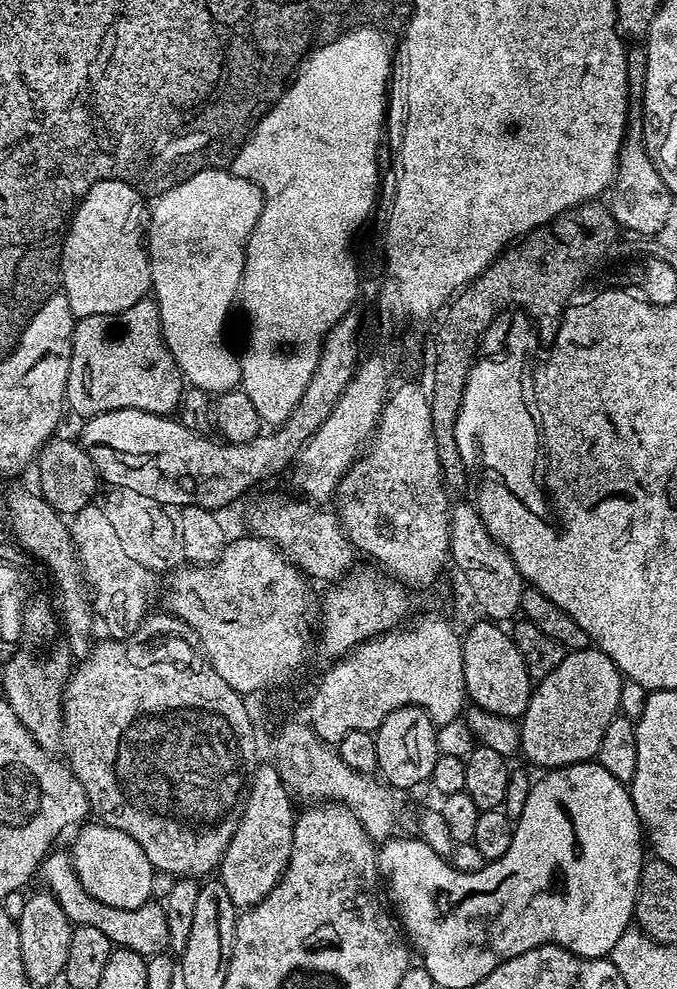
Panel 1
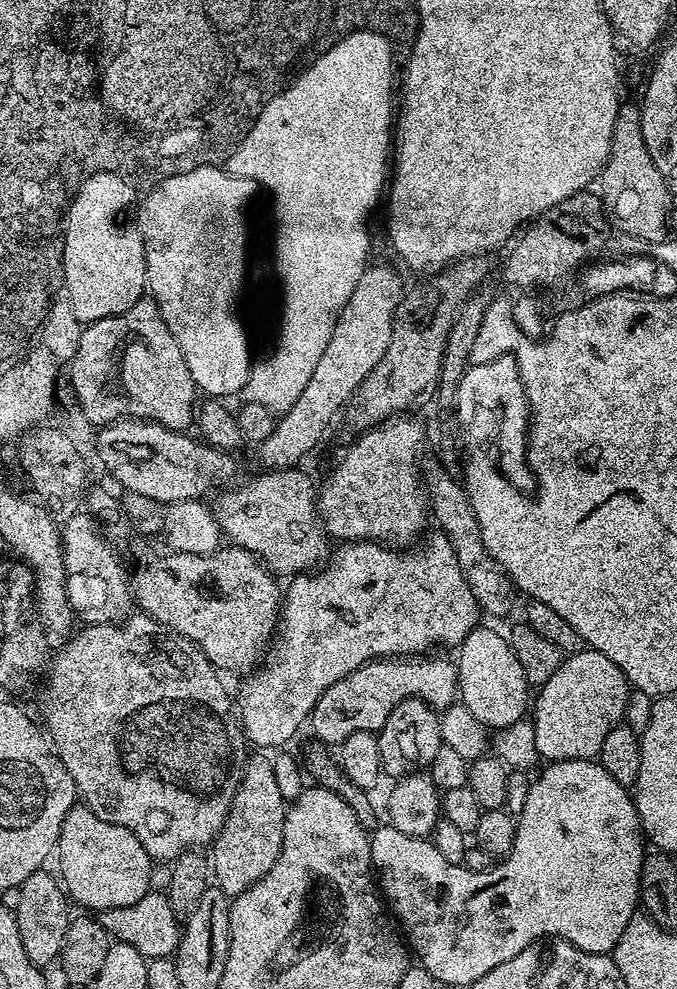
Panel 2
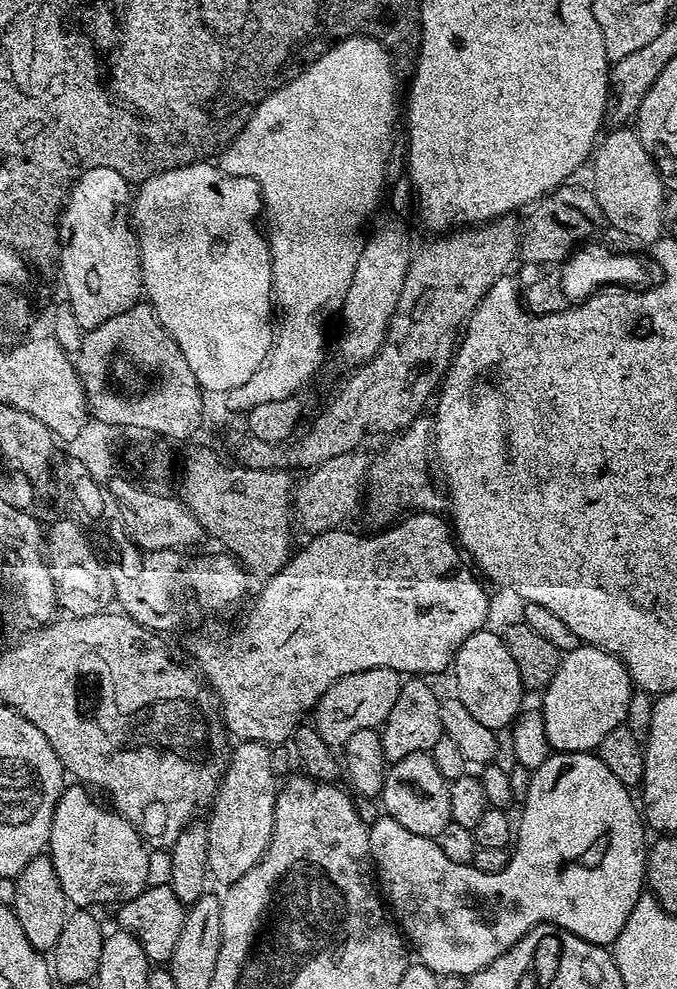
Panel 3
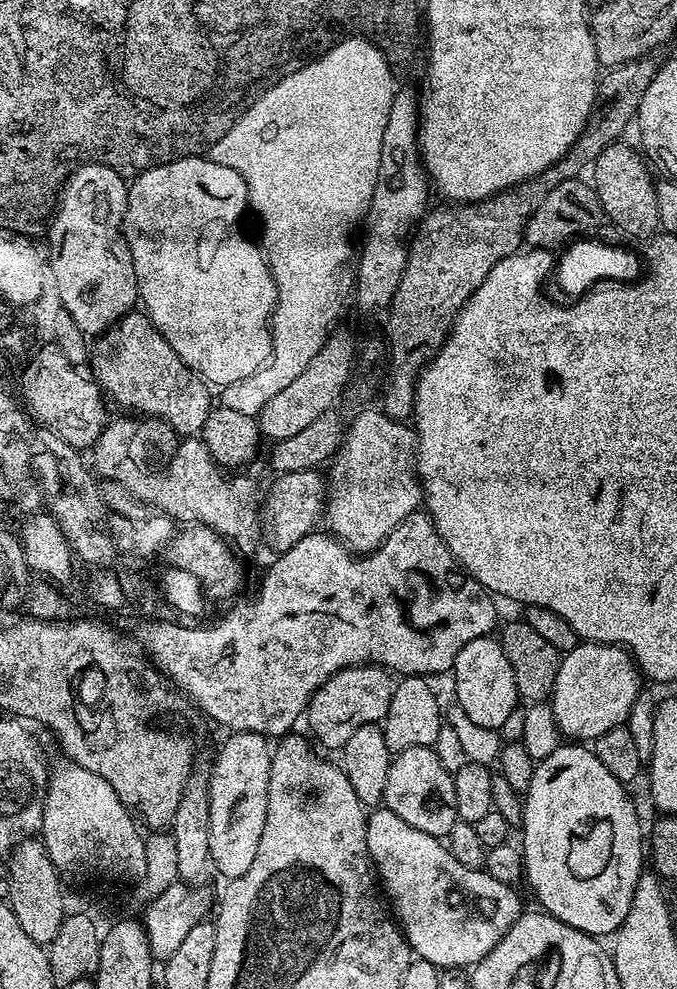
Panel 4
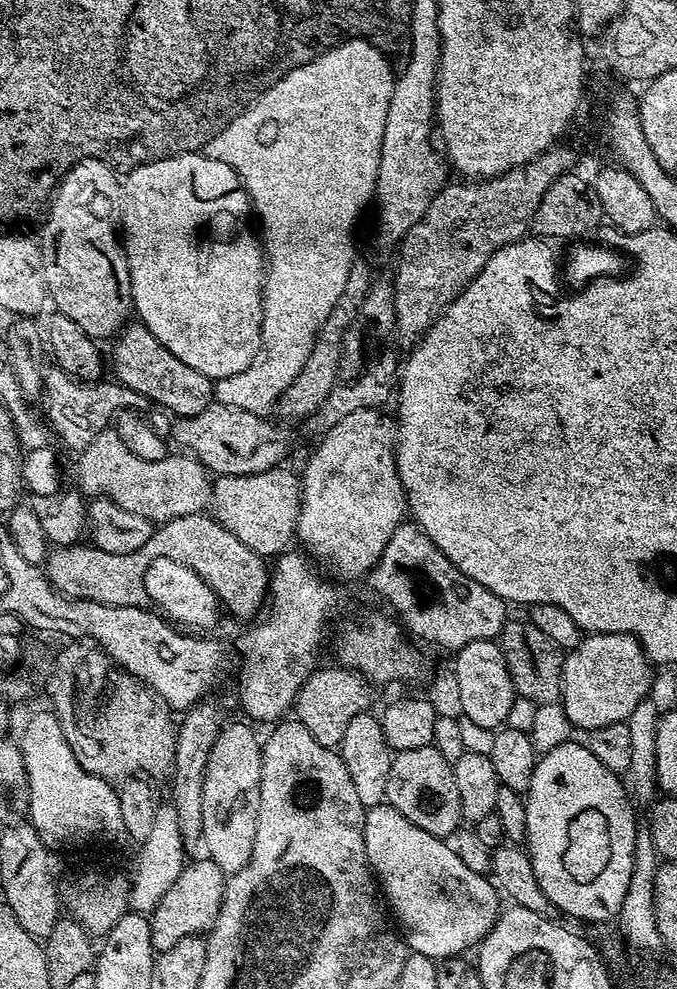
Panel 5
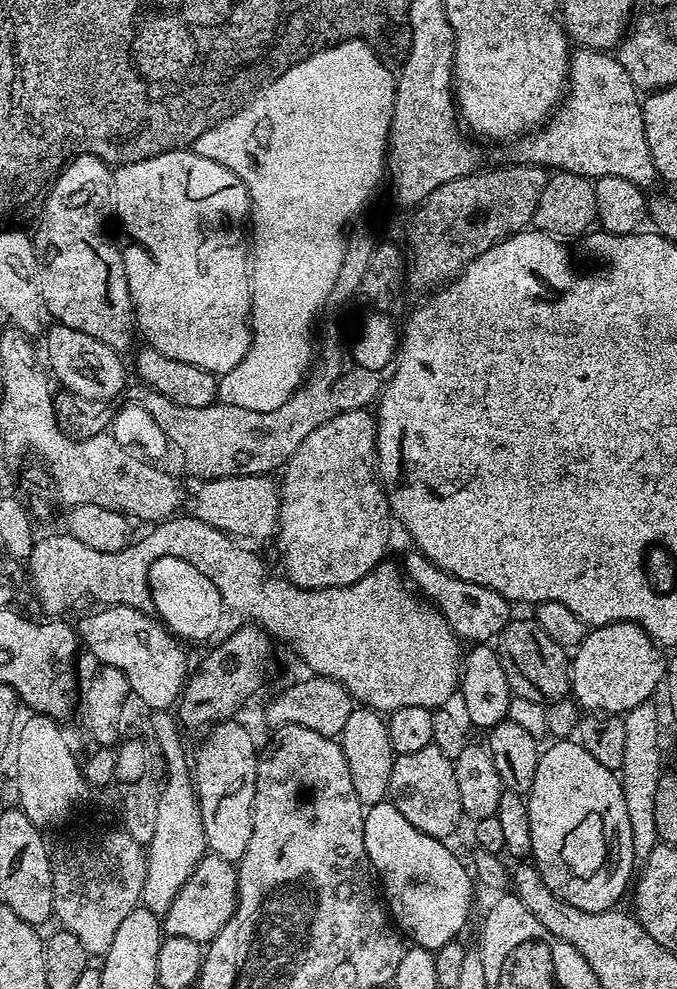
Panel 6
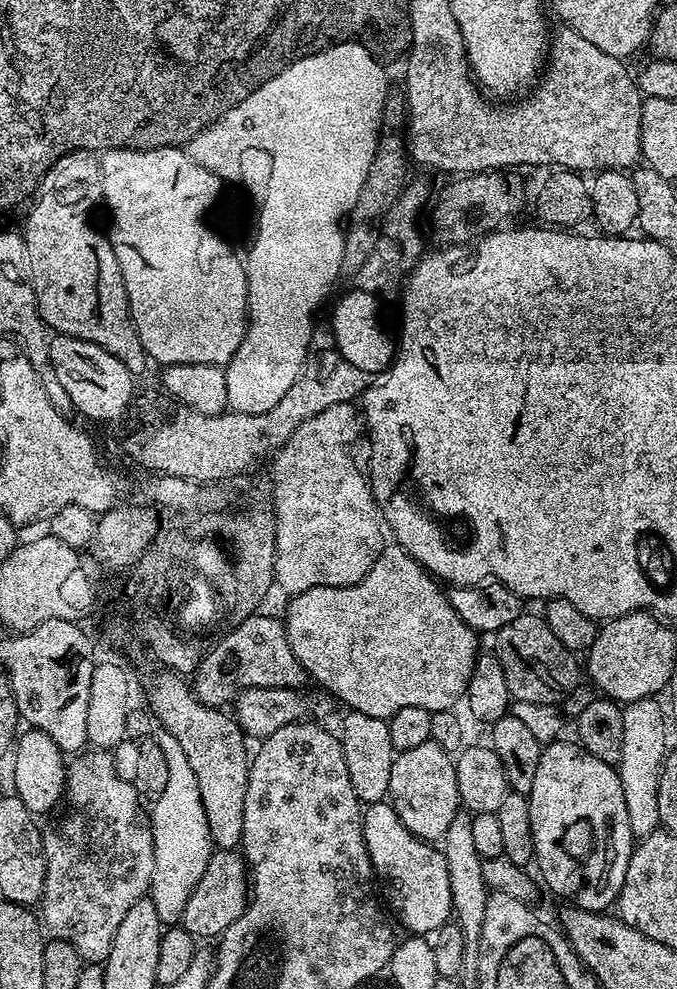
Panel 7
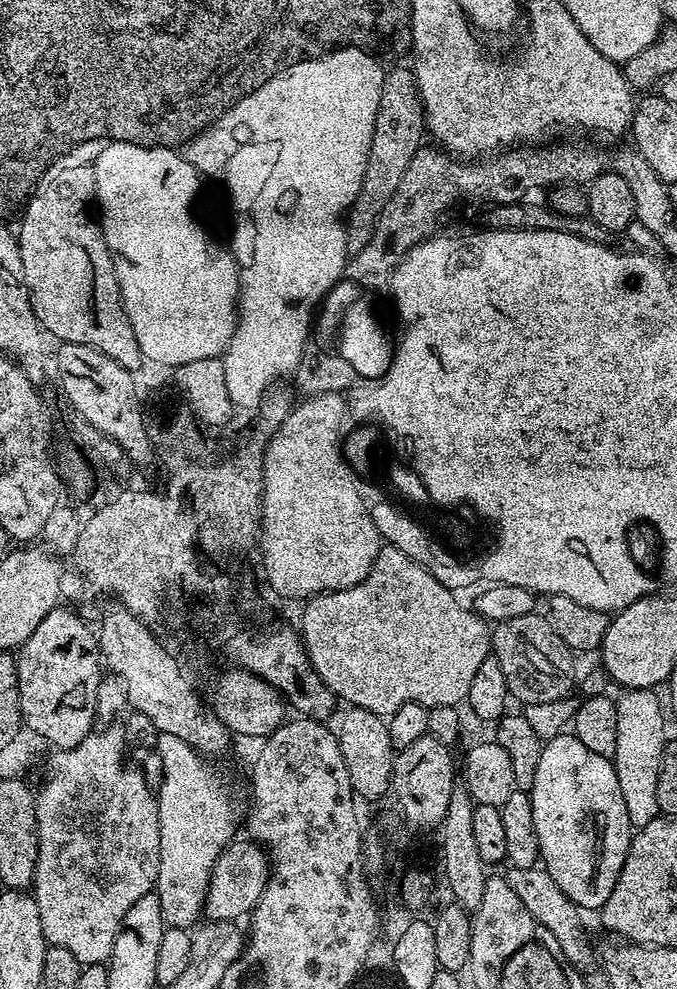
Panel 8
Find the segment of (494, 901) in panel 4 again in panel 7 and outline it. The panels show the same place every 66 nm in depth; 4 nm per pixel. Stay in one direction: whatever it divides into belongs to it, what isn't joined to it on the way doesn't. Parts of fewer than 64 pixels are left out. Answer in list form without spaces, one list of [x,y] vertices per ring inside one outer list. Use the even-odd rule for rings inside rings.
[[[381,802],[379,804],[367,805],[367,807],[365,807],[363,809],[362,819],[364,822],[364,841],[366,842],[366,850],[370,854],[370,862],[372,863],[372,871],[378,877],[379,883],[382,885],[382,888],[383,888],[382,883],[384,883],[384,888],[386,891],[388,891],[388,896],[390,899],[392,899],[392,904],[394,907],[396,907],[396,912],[398,915],[400,915],[401,922],[404,923],[406,927],[408,927],[407,931],[409,933],[412,933],[412,934],[434,934],[440,927],[443,926],[443,924],[449,923],[450,917],[453,915],[453,910],[452,910],[452,879],[450,878],[450,874],[448,873],[448,867],[446,866],[446,858],[444,857],[443,851],[441,851],[441,849],[439,847],[433,846],[431,843],[429,843],[429,841],[419,840],[417,836],[415,836],[414,834],[410,834],[410,830],[406,830],[406,826],[402,826],[402,822],[398,818],[398,814],[396,813],[396,811],[394,811],[394,809],[392,809],[391,803]]]

